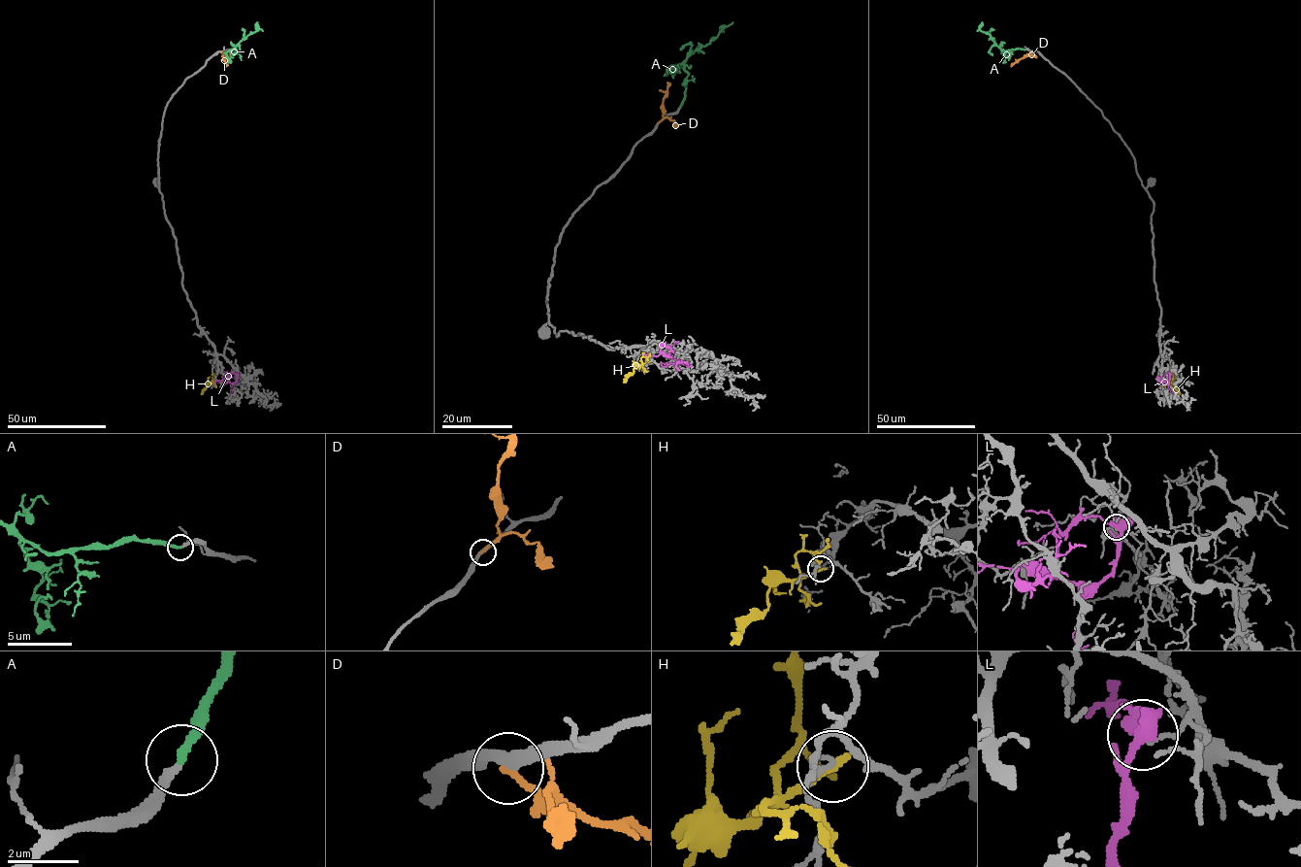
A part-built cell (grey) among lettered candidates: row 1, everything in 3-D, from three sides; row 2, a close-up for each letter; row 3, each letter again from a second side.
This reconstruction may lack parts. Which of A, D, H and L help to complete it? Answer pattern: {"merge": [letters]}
{"merge": ["A"]}

